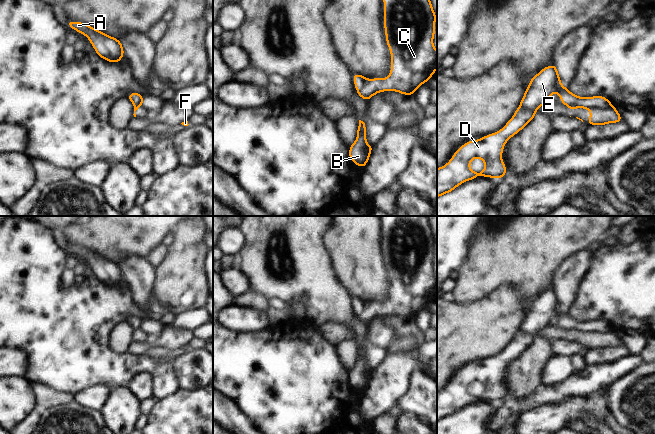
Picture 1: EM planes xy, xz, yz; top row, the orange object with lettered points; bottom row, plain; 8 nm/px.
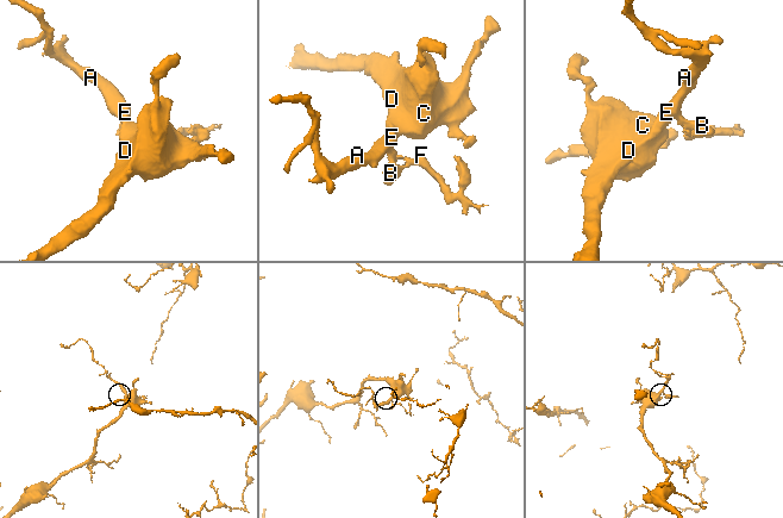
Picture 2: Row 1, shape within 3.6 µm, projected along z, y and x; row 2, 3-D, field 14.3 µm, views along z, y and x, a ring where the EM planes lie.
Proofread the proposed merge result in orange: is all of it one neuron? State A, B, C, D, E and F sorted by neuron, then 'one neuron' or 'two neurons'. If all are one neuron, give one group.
A B C D E / F | two neurons

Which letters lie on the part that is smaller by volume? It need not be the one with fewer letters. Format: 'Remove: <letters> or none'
Remove: F

